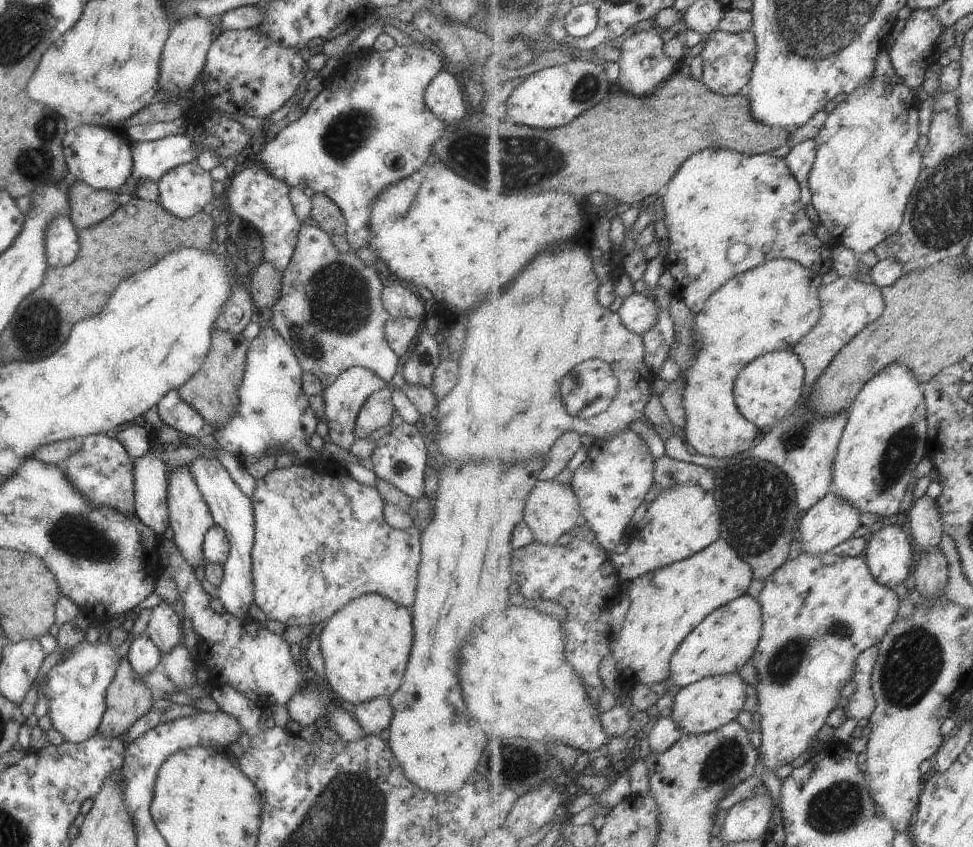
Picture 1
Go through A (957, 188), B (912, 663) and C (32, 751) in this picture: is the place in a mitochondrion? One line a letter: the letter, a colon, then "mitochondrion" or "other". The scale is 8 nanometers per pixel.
A: mitochondrion
B: mitochondrion
C: other

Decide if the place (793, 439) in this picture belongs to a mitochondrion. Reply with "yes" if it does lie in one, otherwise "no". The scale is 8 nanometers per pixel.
yes

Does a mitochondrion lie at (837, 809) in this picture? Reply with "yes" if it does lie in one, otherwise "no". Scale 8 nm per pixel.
yes

